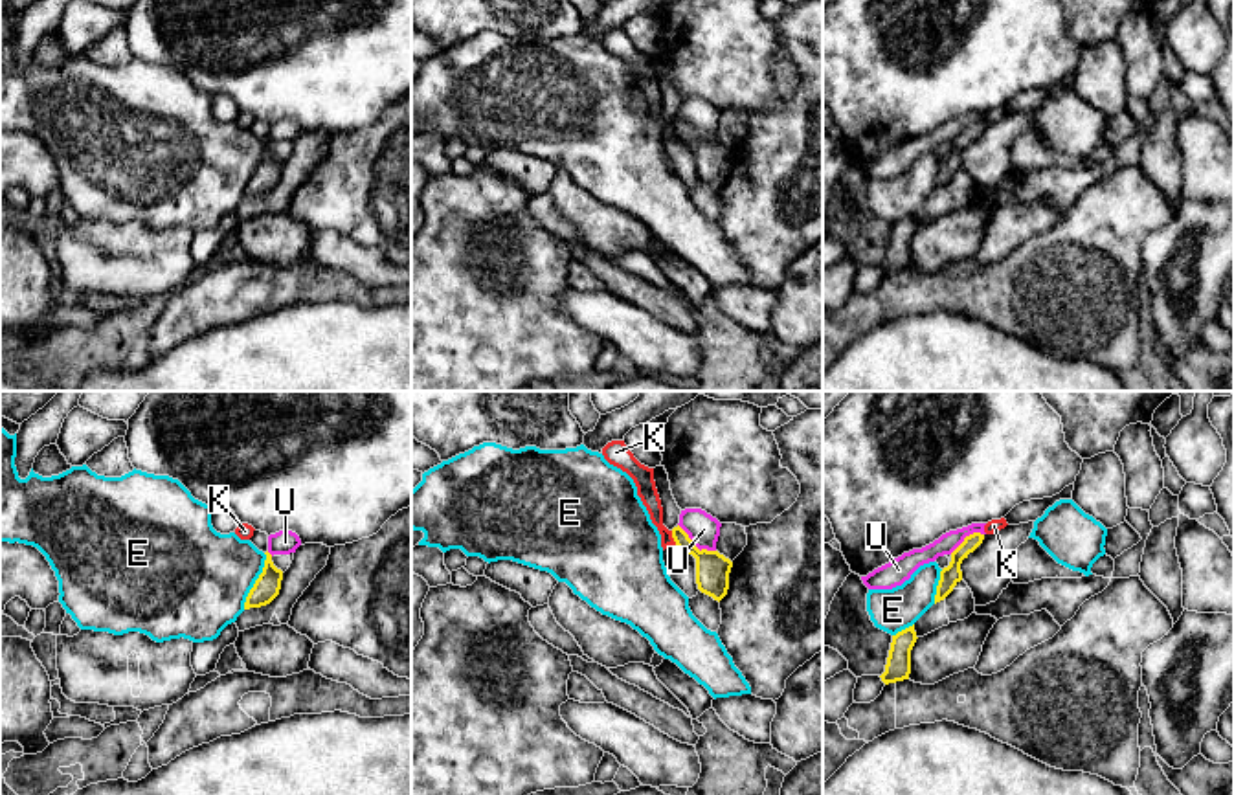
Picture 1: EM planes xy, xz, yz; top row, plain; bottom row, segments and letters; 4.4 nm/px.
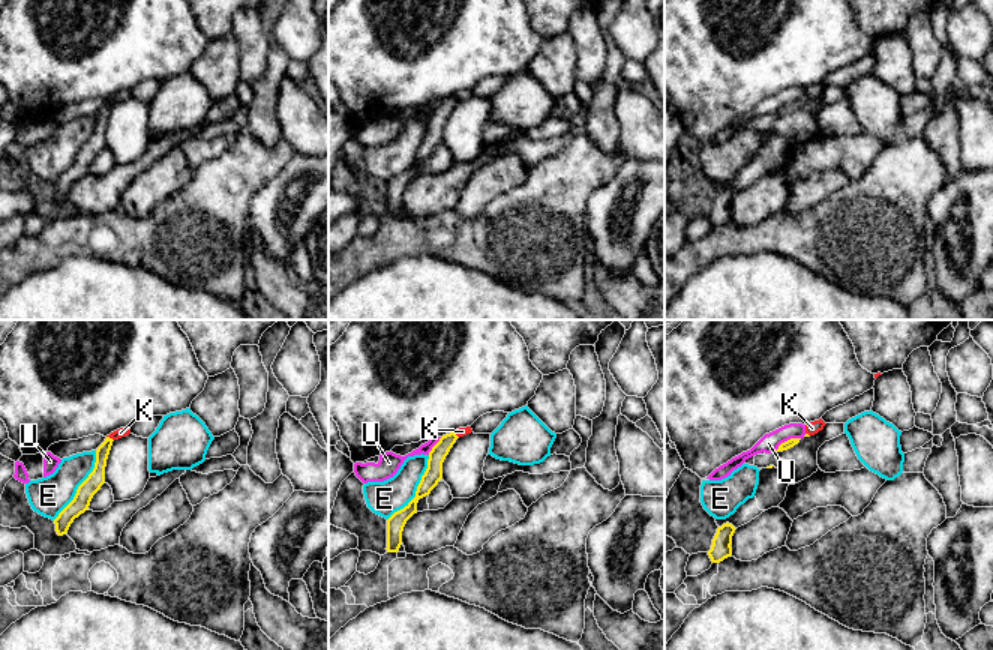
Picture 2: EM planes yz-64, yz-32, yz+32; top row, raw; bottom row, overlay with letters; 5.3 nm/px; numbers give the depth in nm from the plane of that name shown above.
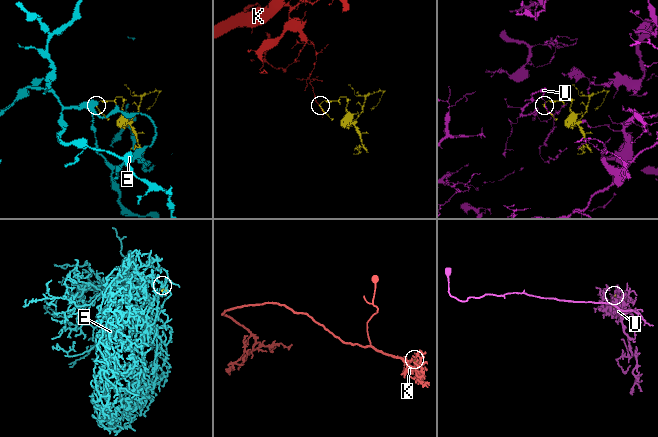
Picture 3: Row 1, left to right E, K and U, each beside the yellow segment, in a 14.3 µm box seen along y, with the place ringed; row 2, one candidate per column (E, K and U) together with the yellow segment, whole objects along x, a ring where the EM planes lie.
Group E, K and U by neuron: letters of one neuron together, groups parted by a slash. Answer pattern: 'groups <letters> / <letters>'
groups E / K / U

